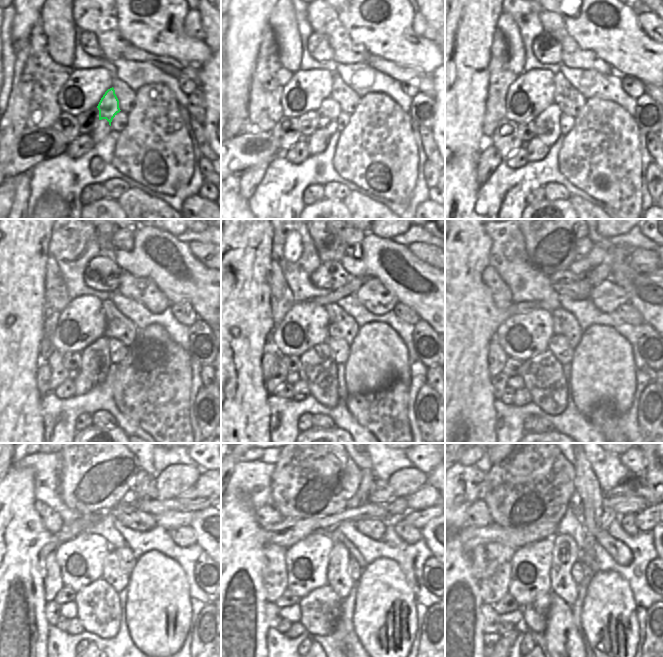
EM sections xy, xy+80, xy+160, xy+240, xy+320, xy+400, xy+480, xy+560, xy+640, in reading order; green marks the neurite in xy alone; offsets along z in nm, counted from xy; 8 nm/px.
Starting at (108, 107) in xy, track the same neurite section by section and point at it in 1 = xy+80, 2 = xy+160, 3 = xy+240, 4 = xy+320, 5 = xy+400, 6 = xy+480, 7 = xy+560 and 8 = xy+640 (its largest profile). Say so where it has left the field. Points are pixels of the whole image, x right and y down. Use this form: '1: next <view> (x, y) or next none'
1: next xy+80 (328, 112)
2: next xy+160 (547, 128)
3: next xy+240 (95, 359)
4: next xy+320 (318, 369)
5: next xy+400 (543, 377)
6: next xy+480 (98, 610)
7: next xy+560 (321, 611)
8: next xy+640 (534, 615)

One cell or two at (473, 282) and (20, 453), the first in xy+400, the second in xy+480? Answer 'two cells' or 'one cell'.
two cells

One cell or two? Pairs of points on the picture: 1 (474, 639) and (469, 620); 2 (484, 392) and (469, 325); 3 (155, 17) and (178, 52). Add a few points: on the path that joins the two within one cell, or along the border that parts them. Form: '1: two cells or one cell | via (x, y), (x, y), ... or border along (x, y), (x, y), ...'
1: one cell | via (469, 634), (469, 625)
2: one cell | via (469, 375), (469, 342)
3: one cell | via (152, 30), (153, 43), (165, 43)

